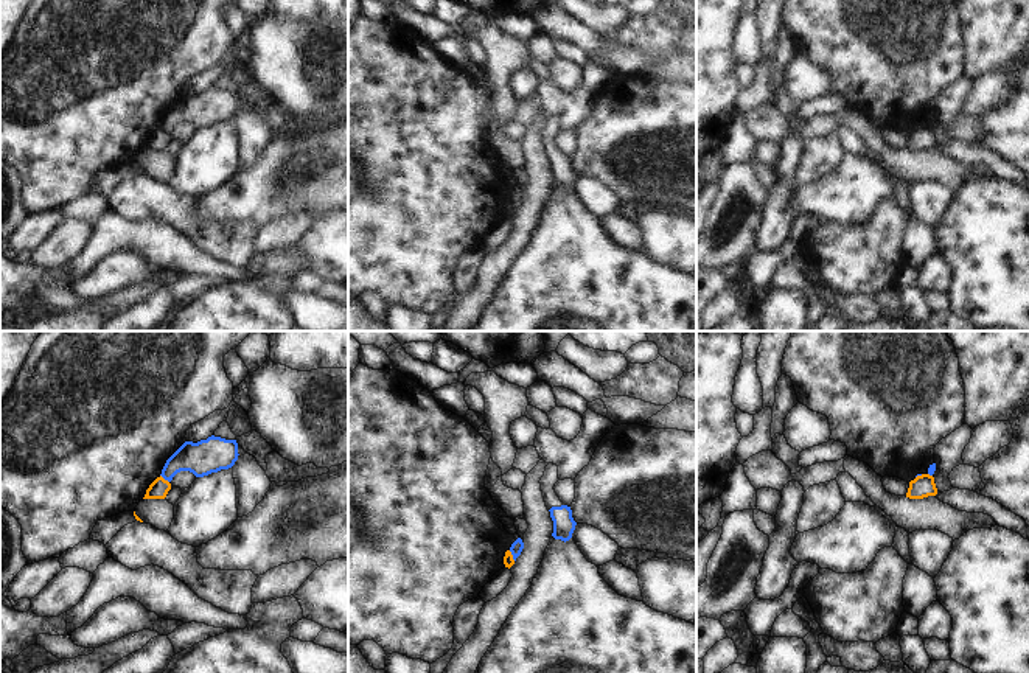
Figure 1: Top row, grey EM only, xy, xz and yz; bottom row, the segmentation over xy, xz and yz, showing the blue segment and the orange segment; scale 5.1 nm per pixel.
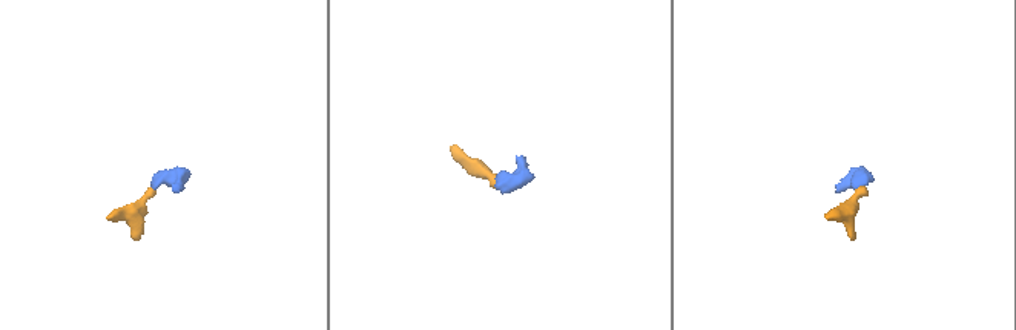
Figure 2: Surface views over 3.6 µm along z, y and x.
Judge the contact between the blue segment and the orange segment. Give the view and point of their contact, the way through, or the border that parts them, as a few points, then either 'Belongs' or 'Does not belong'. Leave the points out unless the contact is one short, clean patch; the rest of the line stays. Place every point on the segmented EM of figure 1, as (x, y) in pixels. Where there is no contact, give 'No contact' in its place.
Touches blue at xy (165, 479). Boundary: xy (160, 474), (168, 482). Does not belong.

